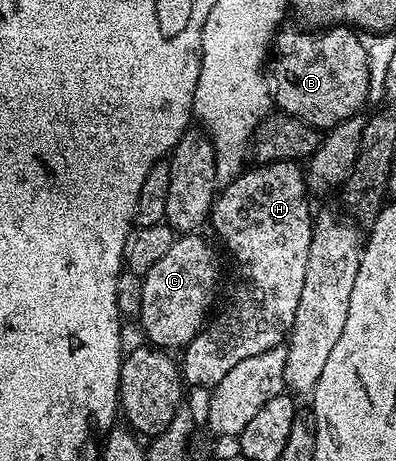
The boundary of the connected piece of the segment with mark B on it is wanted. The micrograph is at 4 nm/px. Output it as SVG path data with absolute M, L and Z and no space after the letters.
M344 24L313 34L300 34L293 26L278 29L271 43L271 98L278 111L297 117L317 131L329 132L354 117L364 104L369 94L369 54L361 43L362 35Z

